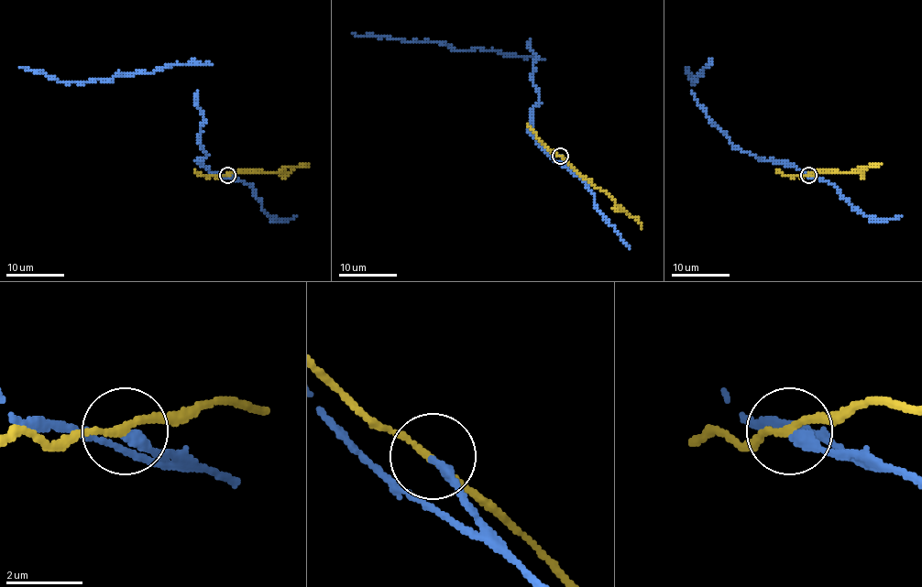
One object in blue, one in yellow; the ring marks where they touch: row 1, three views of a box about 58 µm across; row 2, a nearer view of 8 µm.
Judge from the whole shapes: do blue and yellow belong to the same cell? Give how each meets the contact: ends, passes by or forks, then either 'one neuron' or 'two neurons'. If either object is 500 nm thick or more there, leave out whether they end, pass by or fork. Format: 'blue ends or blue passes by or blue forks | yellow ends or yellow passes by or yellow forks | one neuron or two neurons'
blue ends | yellow passes by | two neurons

